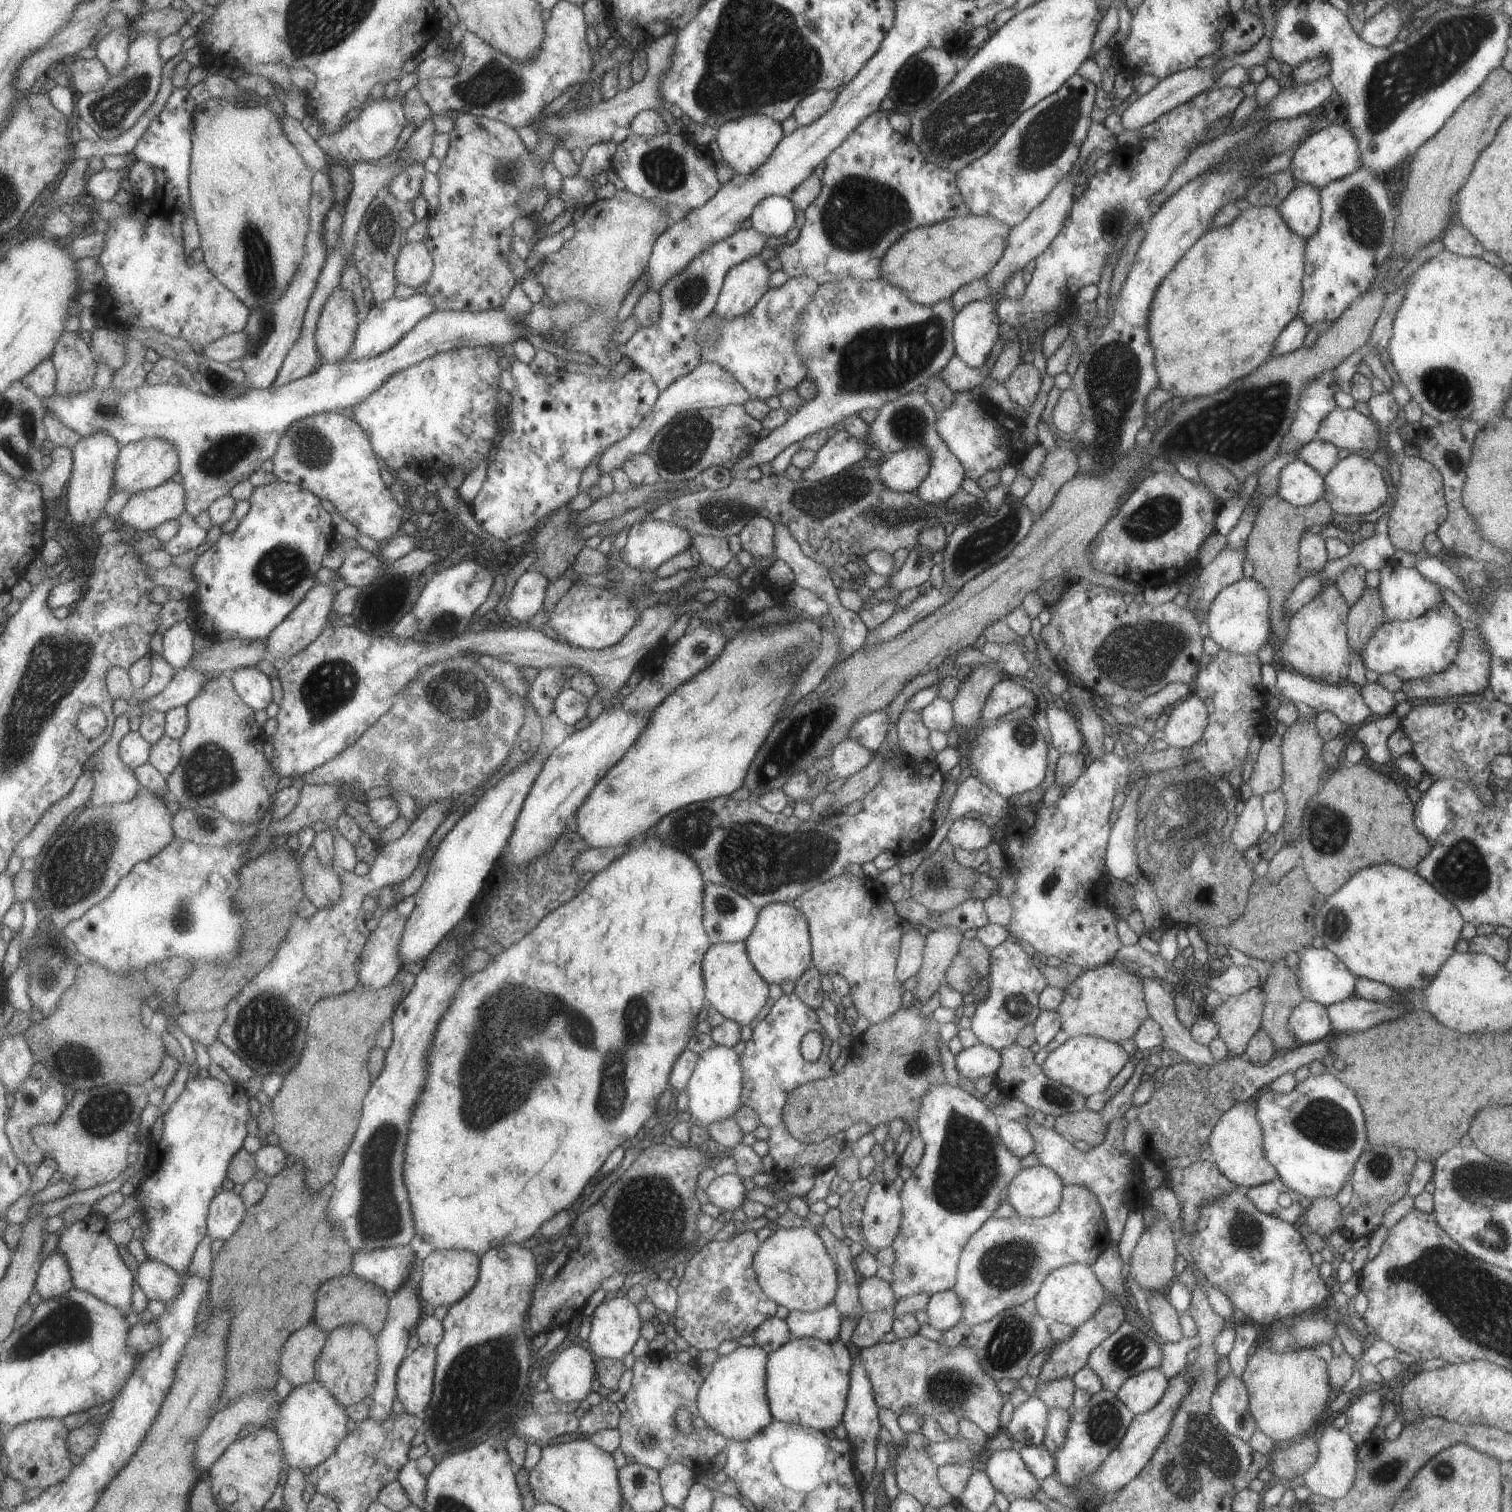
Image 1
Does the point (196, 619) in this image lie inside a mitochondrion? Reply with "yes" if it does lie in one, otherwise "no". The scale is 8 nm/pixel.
no

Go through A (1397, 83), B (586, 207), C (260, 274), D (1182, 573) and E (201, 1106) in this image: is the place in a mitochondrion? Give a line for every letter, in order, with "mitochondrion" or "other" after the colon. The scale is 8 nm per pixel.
A: mitochondrion
B: other
C: mitochondrion
D: other
E: other

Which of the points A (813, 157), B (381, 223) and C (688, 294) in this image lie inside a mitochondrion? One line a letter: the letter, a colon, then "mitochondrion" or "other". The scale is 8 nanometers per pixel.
A: other
B: mitochondrion
C: mitochondrion

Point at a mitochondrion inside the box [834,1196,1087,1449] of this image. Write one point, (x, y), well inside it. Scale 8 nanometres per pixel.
(1011, 1343)

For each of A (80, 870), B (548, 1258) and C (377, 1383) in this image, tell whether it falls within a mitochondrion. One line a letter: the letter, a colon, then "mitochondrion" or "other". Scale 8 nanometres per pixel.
A: mitochondrion
B: other
C: other

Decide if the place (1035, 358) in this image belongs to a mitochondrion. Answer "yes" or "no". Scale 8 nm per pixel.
no

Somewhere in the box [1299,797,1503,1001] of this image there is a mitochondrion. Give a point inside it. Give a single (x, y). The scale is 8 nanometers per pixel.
(1462, 870)

